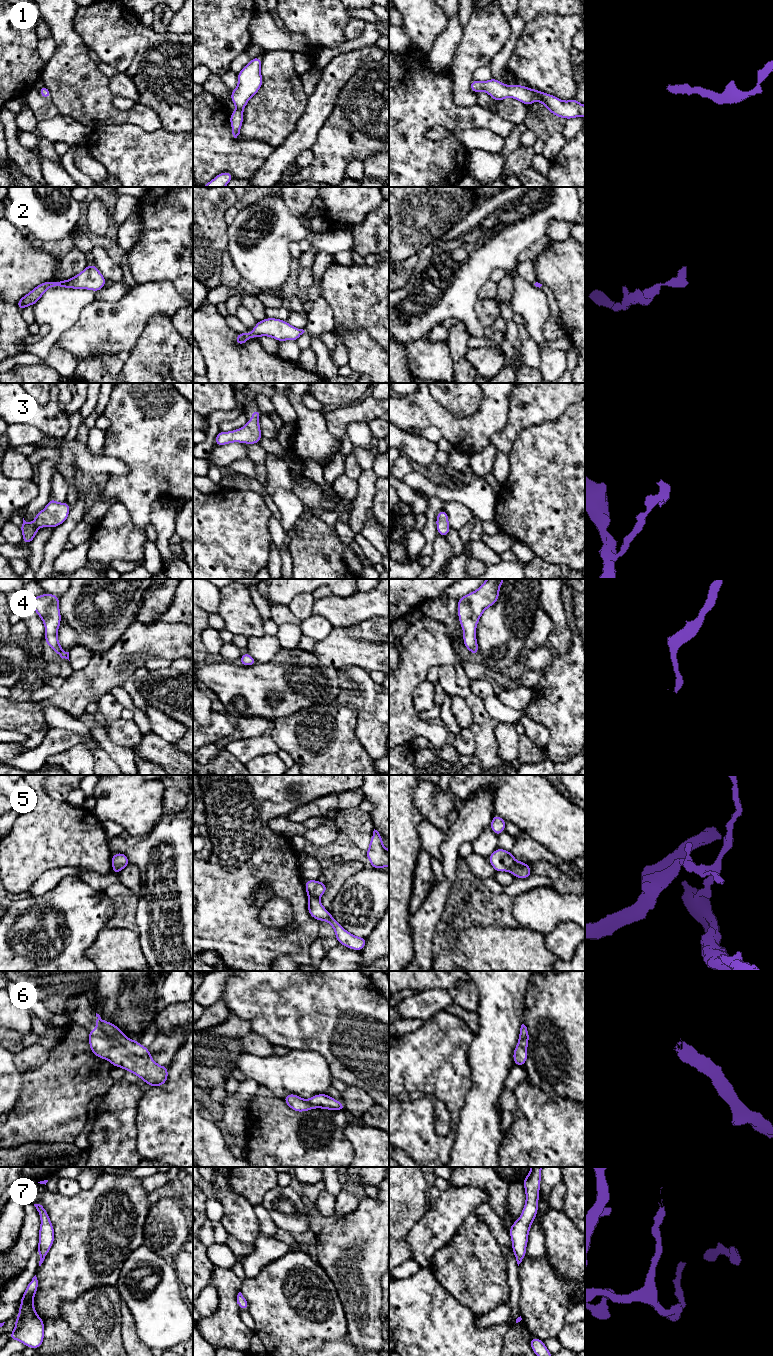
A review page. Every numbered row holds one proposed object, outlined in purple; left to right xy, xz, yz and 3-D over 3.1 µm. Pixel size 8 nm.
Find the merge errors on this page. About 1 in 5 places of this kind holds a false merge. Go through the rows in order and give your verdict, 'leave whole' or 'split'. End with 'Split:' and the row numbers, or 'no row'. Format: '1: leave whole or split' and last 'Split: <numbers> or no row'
1: leave whole
2: leave whole
3: leave whole
4: leave whole
5: split
6: leave whole
7: leave whole
Split: 5

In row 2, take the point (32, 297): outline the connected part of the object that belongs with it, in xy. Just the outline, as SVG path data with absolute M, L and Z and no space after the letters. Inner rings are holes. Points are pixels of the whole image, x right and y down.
M87 265L78 275L69 280L48 281L36 286L32 291L23 296L17 303L17 307L23 310L27 306L36 304L44 292L52 287L63 287L73 289L88 289L95 292L101 290L106 284L106 279L100 273L96 265Z

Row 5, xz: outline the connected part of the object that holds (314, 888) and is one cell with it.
M306 880L305 890L308 897L320 898L327 890L326 883L321 883L318 880Z

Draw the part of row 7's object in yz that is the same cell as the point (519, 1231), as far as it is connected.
M531 1167L528 1175L523 1180L526 1202L519 1219L511 1225L509 1230L512 1249L518 1266L525 1257L528 1234L538 1212L541 1170L542 1167Z

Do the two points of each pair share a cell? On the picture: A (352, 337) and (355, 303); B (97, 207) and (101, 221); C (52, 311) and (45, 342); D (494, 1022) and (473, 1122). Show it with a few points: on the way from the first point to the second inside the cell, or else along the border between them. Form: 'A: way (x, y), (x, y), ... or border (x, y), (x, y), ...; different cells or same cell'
A: border (336, 329), (341, 327), (364, 330), (374, 341); different cells
B: way (97, 210), (98, 218); same cell
C: way (54, 319), (53, 334); same cell
D: way (492, 1047), (488, 1084), (484, 1097); same cell

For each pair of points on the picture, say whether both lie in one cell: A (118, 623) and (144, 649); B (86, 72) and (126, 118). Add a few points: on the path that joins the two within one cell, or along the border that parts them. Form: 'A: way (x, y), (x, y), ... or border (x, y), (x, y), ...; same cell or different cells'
A: border (136, 618), (111, 648); different cells
B: way (86, 85), (113, 113); same cell

